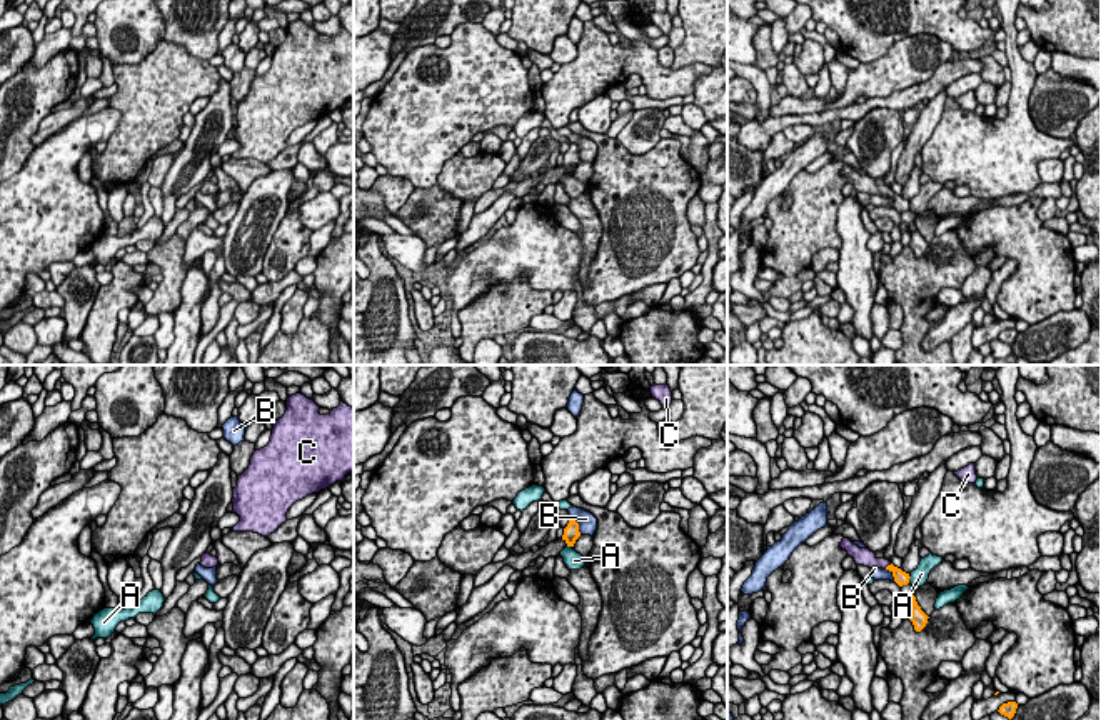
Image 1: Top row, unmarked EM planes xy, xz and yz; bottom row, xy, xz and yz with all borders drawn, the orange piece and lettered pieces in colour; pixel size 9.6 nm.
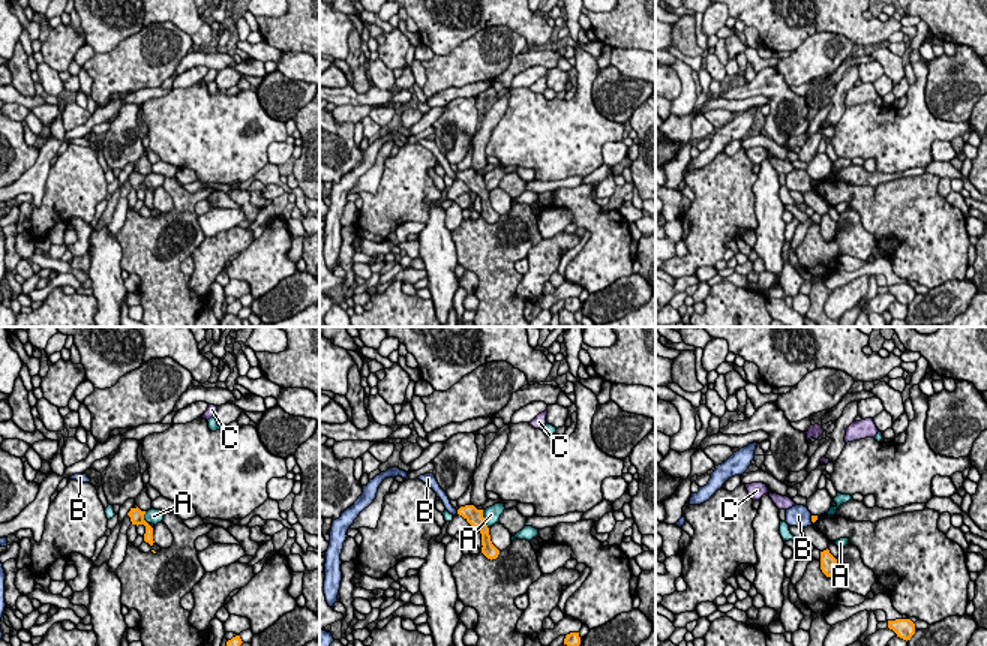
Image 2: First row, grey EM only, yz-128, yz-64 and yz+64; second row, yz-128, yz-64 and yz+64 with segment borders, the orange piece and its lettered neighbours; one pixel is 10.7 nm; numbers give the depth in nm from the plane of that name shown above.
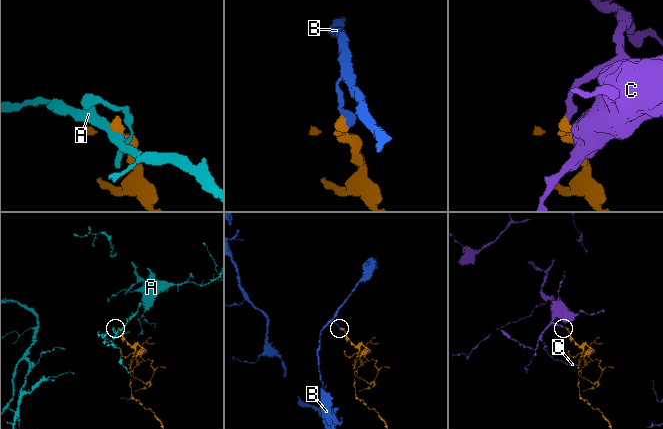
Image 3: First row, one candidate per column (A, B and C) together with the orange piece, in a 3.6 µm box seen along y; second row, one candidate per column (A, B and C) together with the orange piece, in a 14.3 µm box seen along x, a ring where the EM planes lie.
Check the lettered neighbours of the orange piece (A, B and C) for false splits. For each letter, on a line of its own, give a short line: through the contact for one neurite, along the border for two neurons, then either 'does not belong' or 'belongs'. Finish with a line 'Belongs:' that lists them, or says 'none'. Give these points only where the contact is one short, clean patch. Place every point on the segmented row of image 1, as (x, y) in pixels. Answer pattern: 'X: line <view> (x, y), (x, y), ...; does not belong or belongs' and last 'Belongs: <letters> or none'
A: line yz (908, 575), (909, 582); does not belong
B: line yz (886, 569), (894, 580); does not belong
C: line yz (901, 577), (888, 565), (864, 557); belongs
Belongs: C

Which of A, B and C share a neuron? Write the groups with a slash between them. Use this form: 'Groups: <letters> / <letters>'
Groups: A / B / C

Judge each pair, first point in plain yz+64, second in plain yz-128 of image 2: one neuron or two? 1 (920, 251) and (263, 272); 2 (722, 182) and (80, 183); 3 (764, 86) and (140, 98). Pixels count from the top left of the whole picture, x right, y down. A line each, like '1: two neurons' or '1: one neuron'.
1: one neuron
2: one neuron
3: two neurons

